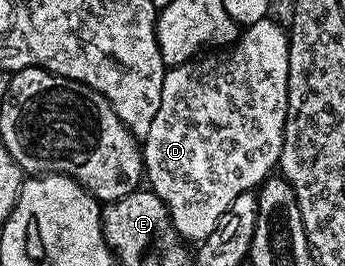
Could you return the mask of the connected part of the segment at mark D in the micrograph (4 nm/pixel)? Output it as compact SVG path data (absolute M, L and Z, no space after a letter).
M267 19L245 26L241 30L238 40L221 51L210 51L183 65L167 68L160 95L160 111L156 111L156 119L152 119L152 128L148 130L148 135L141 142L140 148L145 180L148 182L149 188L153 189L155 195L162 200L164 207L168 207L168 215L183 241L187 243L206 241L208 235L212 235L212 231L216 231L220 219L230 210L232 203L236 203L236 199L240 195L257 190L262 182L275 172L278 156L282 153L282 140L284 139L286 116L288 115L289 54L290 39L287 30L283 26L281 29L273 19Z

